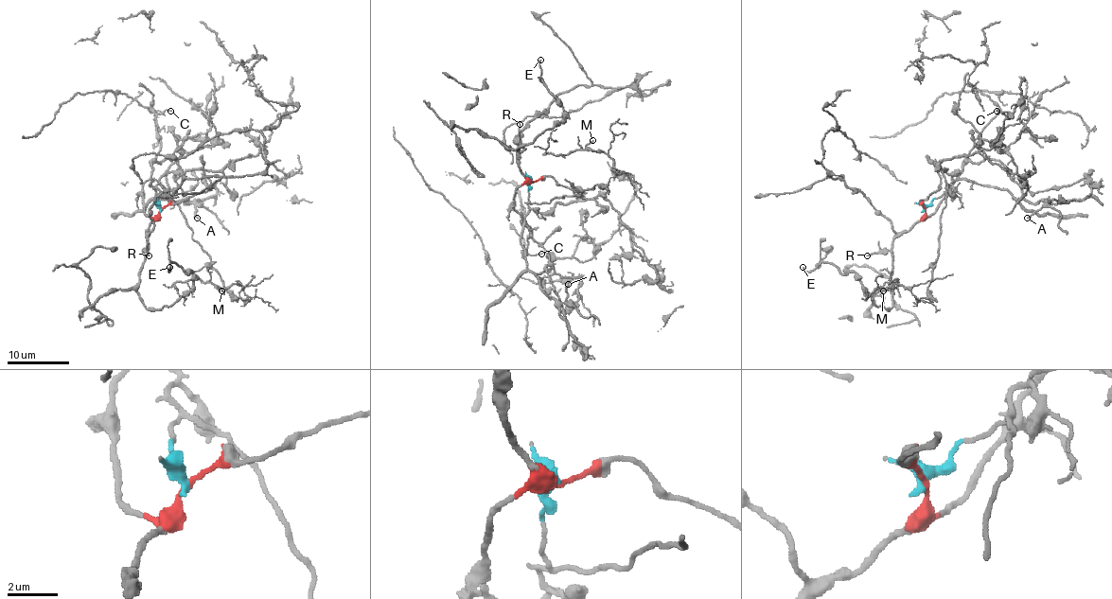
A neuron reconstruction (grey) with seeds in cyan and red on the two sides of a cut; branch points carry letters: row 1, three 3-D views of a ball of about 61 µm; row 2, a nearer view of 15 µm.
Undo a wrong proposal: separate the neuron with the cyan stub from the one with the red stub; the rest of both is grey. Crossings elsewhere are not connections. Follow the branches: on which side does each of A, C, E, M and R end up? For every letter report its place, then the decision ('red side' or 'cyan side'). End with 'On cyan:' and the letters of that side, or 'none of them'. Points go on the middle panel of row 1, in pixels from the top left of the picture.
A: at (568, 284); cyan side
C: at (541, 254); red side
E: at (540, 60); red side
M: at (592, 140); cyan side
R: at (520, 124); red side
On cyan: A, M

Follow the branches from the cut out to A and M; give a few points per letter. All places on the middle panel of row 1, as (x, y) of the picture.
A: (531, 183), (520, 236), (526, 269), (536, 276), (538, 287), (560, 303), (565, 299), (569, 284)
M: (531, 183), (528, 200), (534, 203), (606, 184), (618, 172), (606, 153), (586, 146), (593, 141)

